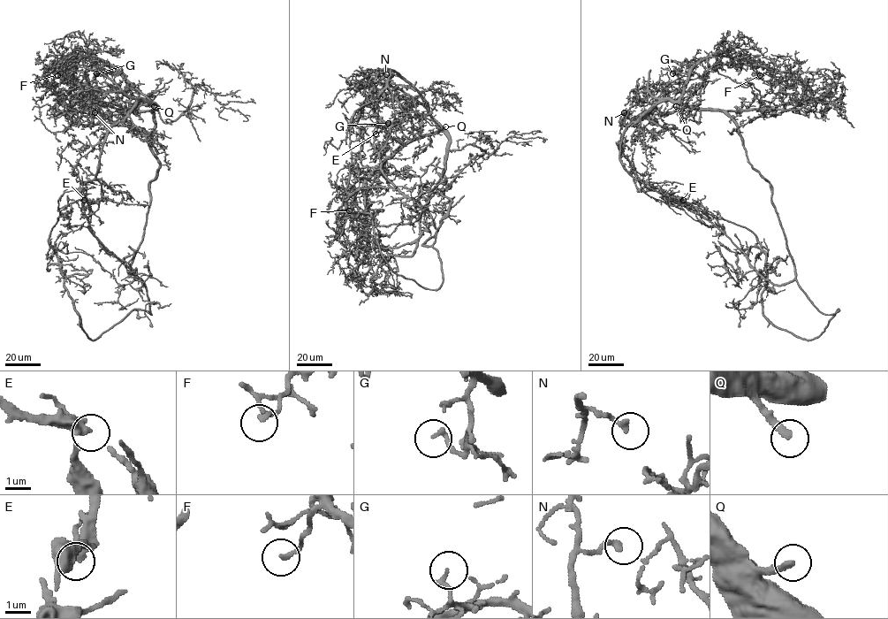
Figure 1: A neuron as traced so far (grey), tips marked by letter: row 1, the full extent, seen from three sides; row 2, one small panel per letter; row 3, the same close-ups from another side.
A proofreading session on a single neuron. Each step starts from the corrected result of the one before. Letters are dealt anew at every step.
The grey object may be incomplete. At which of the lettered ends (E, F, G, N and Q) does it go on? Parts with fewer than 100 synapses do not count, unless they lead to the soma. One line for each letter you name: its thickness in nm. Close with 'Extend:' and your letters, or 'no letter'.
E: 280 nm thick
Q: 280 nm thick
Extend: E, Q

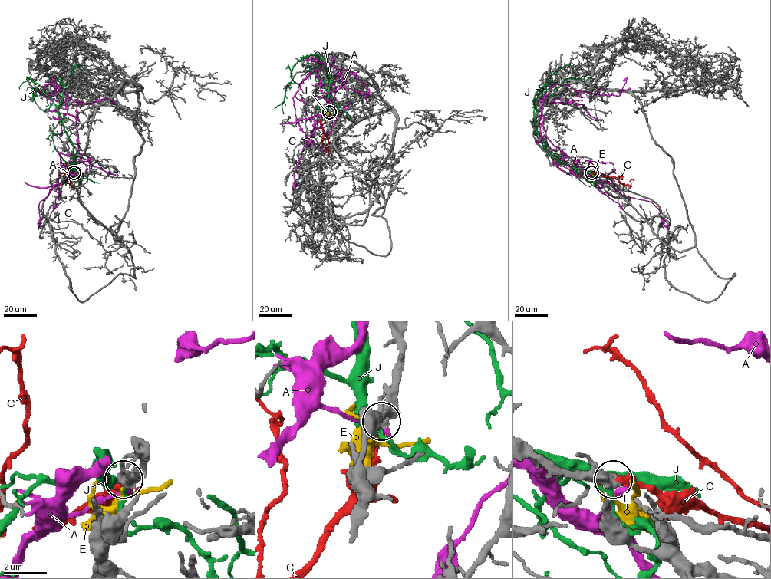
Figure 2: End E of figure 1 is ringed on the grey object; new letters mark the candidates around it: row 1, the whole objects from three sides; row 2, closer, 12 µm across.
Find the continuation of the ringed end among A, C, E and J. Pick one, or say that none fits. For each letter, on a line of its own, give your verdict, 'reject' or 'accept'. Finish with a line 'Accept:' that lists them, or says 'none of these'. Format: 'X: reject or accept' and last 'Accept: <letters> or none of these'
A: reject
C: accept
E: reject
J: reject
Accept: C

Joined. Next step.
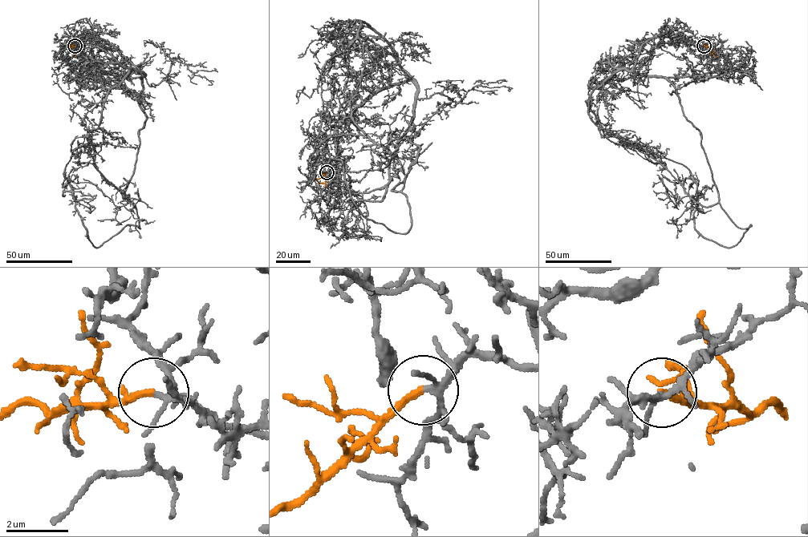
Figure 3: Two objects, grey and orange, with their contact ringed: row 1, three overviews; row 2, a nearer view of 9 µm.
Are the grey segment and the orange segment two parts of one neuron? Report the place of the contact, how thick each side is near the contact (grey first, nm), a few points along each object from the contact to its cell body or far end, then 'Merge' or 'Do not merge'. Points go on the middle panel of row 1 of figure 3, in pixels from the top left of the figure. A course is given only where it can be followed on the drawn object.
Place: (326, 172). Thickness 150 nm (grey) against 200 nm. Course of grey: (326, 171), (334, 130), (411, 81), (419, 152), (391, 190), (407, 197), (411, 228), (367, 219), (347, 184). Course of orange: (326, 171), (317, 181), (325, 183), (326, 187). Merge

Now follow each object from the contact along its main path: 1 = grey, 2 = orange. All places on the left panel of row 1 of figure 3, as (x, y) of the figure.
1: (75, 46), (107, 40), (144, 74), (146, 121), (125, 194), (140, 228), (126, 225), (99, 247), (91, 241)
2: (75, 46), (67, 48), (74, 56)

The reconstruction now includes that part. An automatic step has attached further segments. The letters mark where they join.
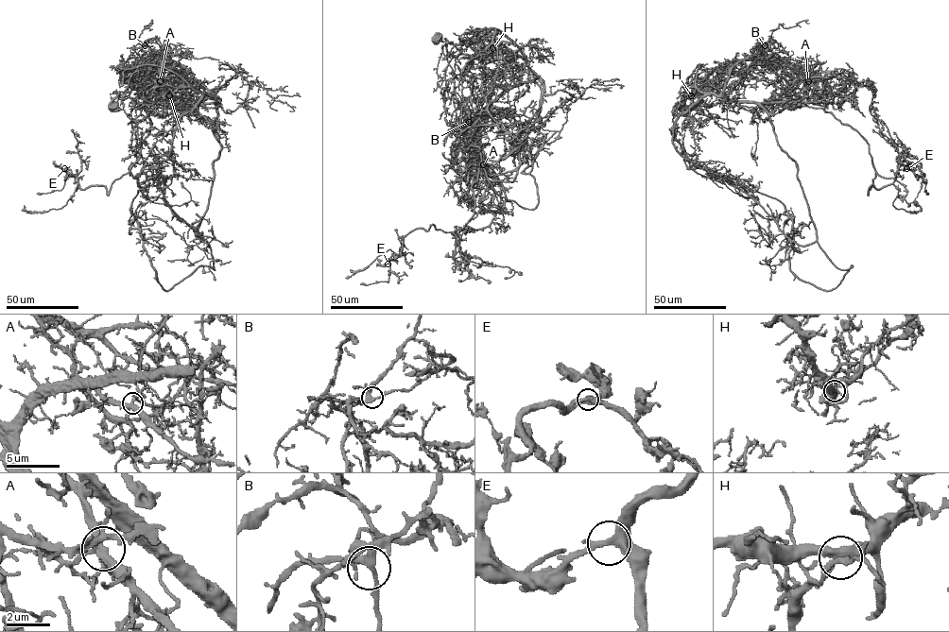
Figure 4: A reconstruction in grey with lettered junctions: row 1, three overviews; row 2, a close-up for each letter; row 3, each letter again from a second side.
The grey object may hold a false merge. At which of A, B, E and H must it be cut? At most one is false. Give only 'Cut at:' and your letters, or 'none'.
Cut at: H

